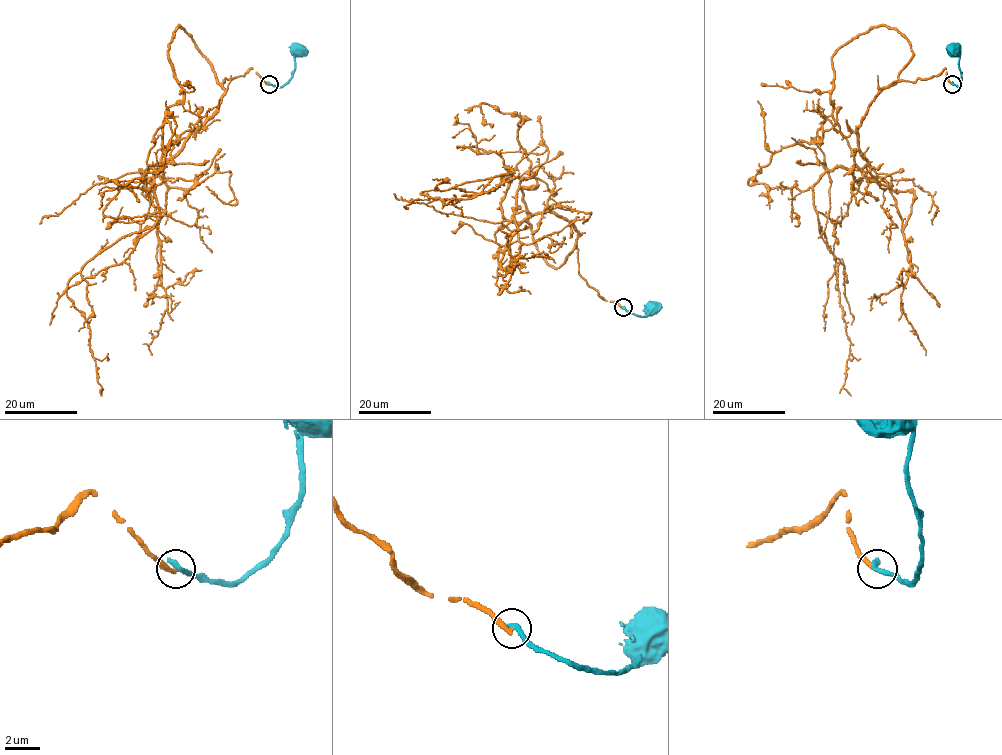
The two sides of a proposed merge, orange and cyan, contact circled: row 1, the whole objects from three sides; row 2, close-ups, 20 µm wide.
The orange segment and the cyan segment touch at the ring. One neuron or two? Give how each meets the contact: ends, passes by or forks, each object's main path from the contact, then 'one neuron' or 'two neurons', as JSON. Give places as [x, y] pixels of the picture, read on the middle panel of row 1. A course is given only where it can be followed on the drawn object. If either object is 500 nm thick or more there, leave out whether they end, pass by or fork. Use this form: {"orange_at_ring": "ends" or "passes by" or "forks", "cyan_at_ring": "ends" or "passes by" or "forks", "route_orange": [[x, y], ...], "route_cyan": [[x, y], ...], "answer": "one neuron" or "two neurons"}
{"orange_at_ring": "ends", "cyan_at_ring": "ends", "route_orange": [[623, 307], [579, 272], [570, 223], [542, 212], [507, 221], [510, 168], [420, 193], [456, 206]], "route_cyan": [[623, 307], [642, 317], [651, 309]], "answer": "two neurons"}

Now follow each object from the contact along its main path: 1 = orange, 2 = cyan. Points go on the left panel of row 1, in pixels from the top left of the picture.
1: (269, 83), (253, 69), (225, 79), (216, 110), (147, 169), (159, 219), (67, 284), (102, 396)
2: (269, 83), (282, 86), (288, 81), (294, 69), (297, 49)

